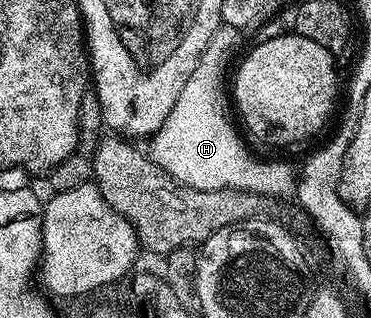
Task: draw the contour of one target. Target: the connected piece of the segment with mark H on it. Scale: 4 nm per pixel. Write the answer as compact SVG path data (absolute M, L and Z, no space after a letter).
M221 27L210 39L210 43L202 51L198 63L194 67L192 74L186 79L178 99L172 107L170 113L158 127L158 131L152 134L150 144L150 156L154 164L162 167L172 176L175 181L181 181L184 185L189 185L202 191L214 191L215 189L238 189L242 193L254 193L261 198L284 197L293 192L297 184L298 177L284 161L259 161L256 157L248 154L246 146L240 142L240 137L236 134L236 129L232 126L232 121L228 118L228 109L224 106L224 72L228 69L228 52L235 43L237 34L231 28Z

